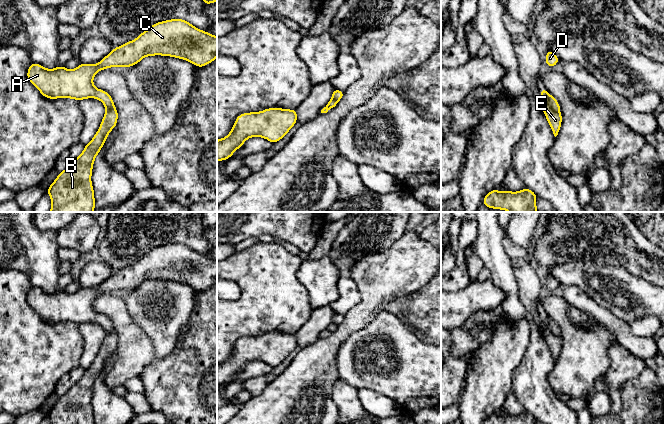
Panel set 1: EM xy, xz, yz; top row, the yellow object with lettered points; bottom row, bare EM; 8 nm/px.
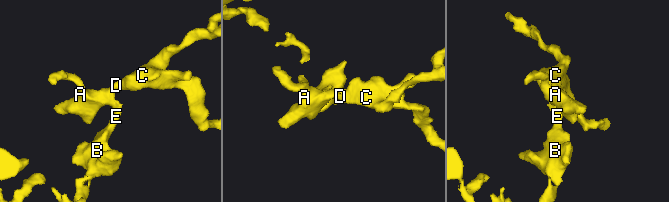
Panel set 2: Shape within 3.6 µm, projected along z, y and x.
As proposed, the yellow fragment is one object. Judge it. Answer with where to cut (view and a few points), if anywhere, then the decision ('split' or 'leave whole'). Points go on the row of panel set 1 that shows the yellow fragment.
yz (547, 94), (550, 106), (559, 112) | split

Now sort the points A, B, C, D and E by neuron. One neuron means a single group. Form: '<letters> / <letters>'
A C D / B E

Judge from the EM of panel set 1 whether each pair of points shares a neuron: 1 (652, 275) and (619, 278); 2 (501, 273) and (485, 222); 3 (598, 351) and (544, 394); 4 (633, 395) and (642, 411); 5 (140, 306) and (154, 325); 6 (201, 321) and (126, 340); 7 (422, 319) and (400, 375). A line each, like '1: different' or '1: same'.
1: different
2: same
3: different
4: same
5: same
6: different
7: different

